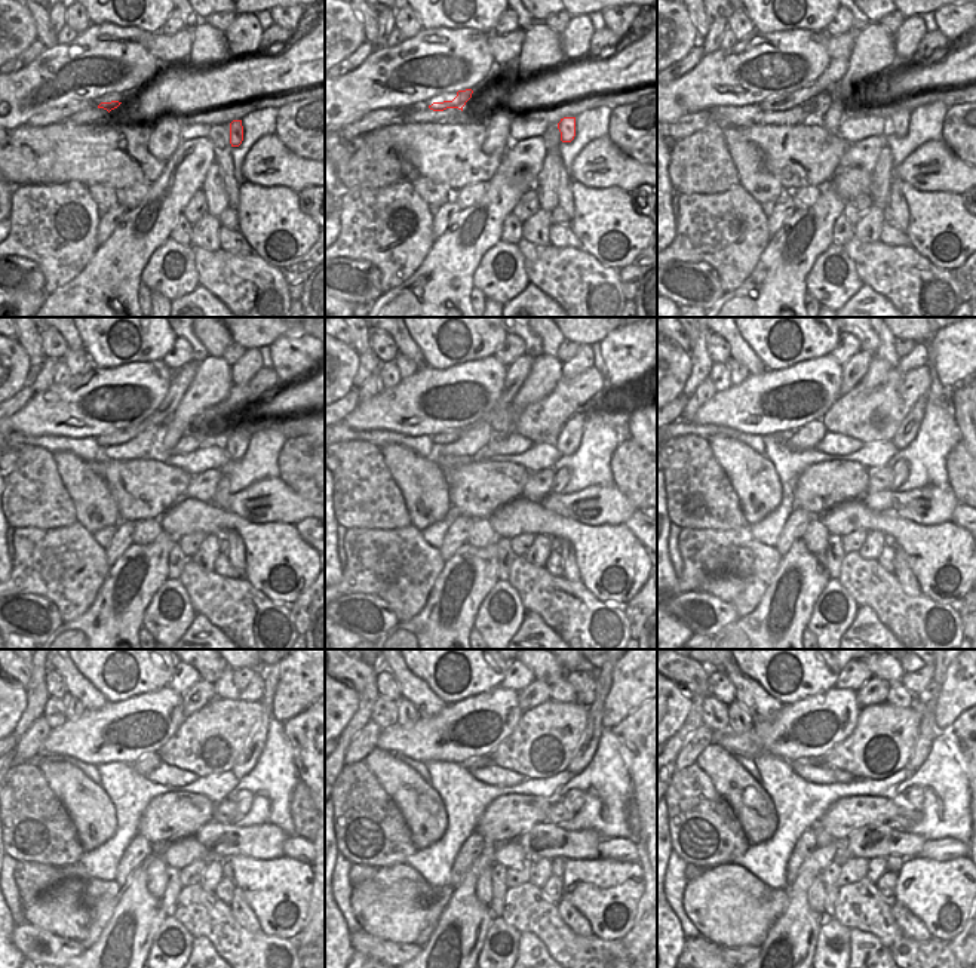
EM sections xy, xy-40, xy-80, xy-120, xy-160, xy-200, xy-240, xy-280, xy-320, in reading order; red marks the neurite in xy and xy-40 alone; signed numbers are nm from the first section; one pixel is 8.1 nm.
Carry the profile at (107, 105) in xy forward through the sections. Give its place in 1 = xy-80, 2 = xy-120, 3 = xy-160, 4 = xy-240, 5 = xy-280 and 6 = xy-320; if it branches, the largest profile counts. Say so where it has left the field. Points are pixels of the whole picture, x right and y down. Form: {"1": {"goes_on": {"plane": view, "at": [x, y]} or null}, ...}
{"1": {"goes_on": {"plane": "xy-80", "at": [829, 79]}}, "2": {"goes_on": {"plane": "xy-120", "at": [181, 378]}}, "3": {"goes_on": {"plane": "xy-160", "at": [518, 371]}}, "4": {"goes_on": {"plane": "xy-240", "at": [196, 697]}}, "5": {"goes_on": {"plane": "xy-280", "at": [537, 691]}}, "6": {"goes_on": {"plane": "xy-320", "at": [874, 691]}}}

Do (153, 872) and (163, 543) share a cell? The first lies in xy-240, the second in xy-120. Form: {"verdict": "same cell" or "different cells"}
{"verdict": "different cells"}

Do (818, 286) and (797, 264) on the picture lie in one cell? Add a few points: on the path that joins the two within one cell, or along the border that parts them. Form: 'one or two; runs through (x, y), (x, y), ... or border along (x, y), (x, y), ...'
two; border along (828, 245), (806, 277), (806, 291)

